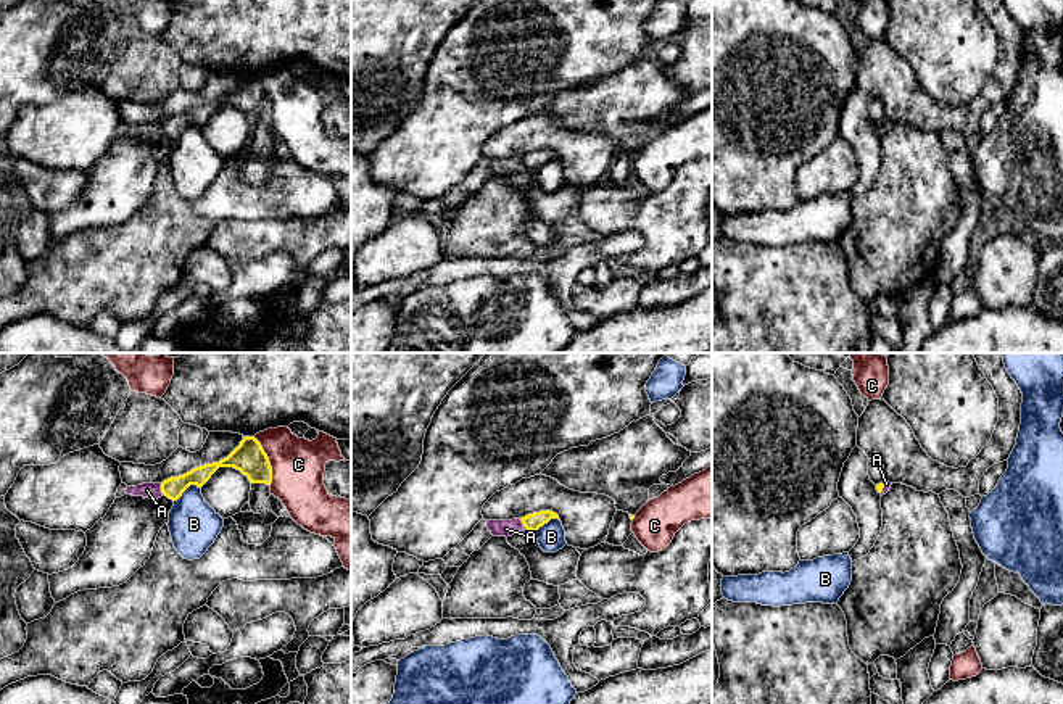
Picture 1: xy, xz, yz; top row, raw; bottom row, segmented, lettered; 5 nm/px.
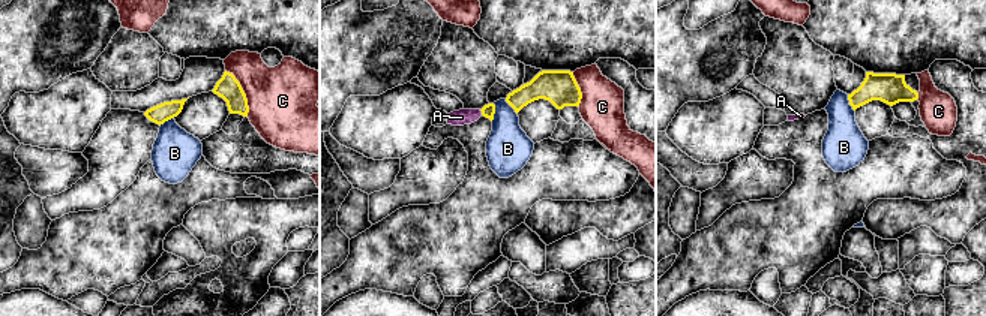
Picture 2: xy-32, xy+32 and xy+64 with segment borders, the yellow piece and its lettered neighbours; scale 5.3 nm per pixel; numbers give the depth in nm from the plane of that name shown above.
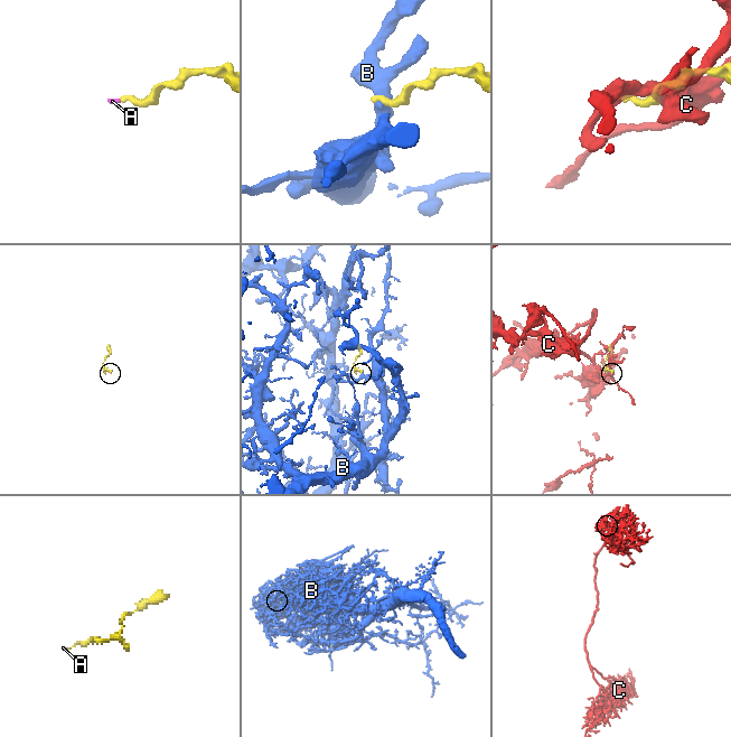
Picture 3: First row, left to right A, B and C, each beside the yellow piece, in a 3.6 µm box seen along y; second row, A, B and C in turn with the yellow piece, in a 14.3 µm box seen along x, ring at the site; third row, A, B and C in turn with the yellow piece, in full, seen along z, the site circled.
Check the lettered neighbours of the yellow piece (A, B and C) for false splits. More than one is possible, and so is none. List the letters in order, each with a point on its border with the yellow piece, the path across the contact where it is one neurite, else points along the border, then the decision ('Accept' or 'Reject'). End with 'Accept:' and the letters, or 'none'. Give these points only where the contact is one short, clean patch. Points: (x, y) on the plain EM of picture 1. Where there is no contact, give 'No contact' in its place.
A: Touches yellow at xy (161, 128). Path across: xy (174, 126), (161, 128), (147, 129). Accept
B: Touches yellow at xy (187, 126). Boundary: xy (200, 126), (190, 124), (174, 140). Reject
C: Touches yellow at xy (268, 100). Reject
Accept: A

